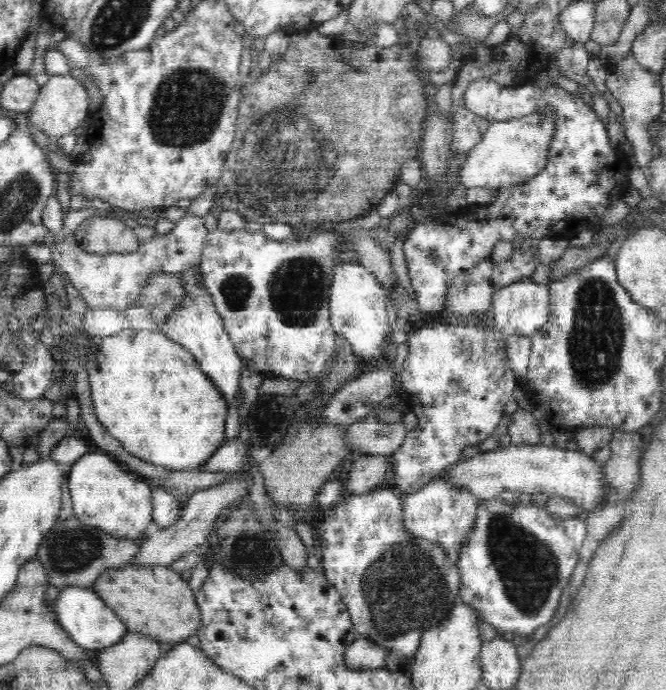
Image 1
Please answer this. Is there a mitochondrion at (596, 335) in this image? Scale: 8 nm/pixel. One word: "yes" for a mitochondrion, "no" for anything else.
yes

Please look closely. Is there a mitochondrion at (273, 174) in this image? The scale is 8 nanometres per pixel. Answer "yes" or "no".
yes

